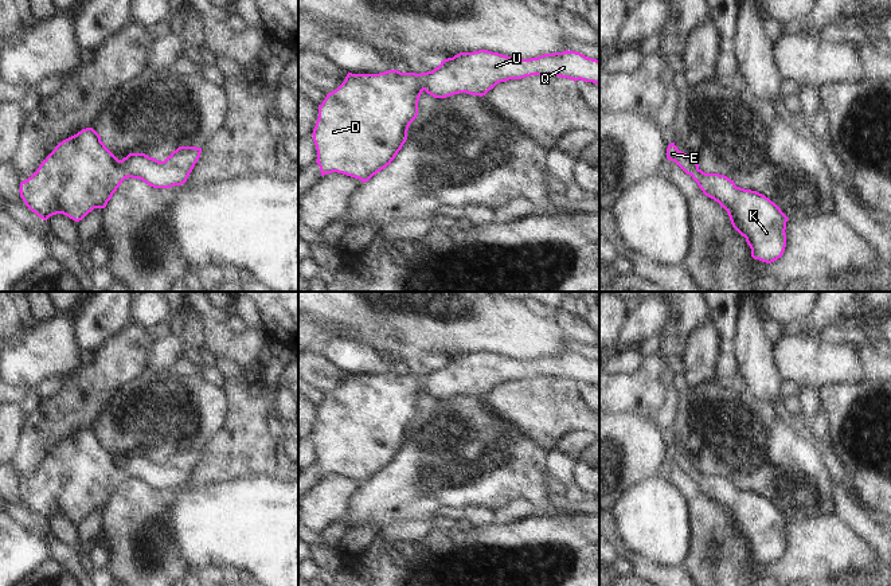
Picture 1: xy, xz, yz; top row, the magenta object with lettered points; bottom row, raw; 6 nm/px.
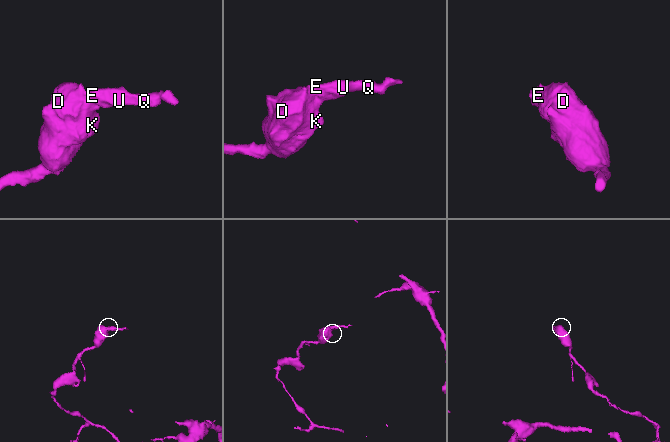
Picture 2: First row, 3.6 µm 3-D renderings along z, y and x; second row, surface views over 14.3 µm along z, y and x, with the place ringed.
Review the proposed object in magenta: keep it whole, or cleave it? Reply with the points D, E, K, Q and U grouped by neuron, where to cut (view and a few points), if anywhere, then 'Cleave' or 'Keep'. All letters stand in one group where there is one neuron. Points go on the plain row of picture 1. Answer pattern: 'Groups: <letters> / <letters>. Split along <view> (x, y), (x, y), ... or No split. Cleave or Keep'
Groups: D E K Q U. No split. Keep

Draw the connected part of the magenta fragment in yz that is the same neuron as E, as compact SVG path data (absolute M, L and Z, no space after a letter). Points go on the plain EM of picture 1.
M675 444L667 449L667 460L691 476L703 495L727 512L732 528L746 539L754 560L771 564L782 558L789 519L774 503L757 492L736 488L724 476L703 473L697 461L679 452Z

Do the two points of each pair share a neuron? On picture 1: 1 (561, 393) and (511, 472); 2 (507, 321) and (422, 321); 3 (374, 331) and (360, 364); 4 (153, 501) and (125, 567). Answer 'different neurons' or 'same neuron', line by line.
1: different neurons
2: same neuron
3: different neurons
4: same neuron

